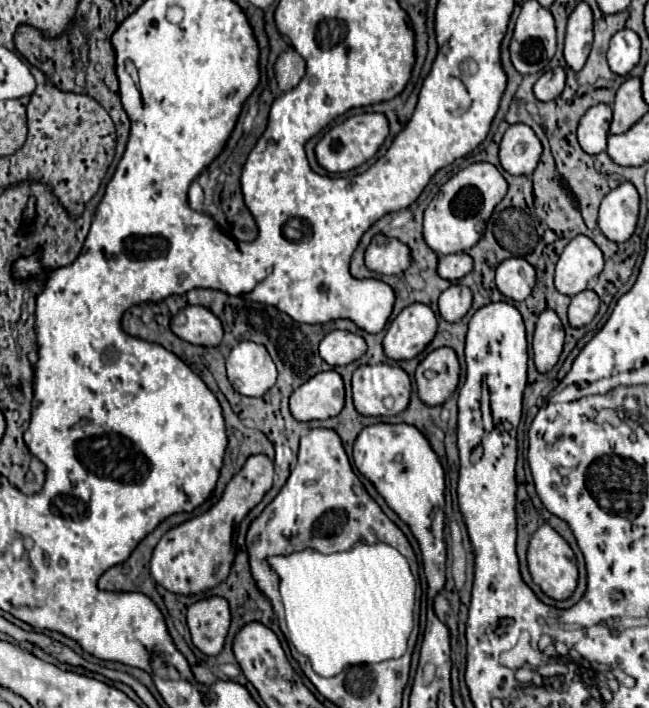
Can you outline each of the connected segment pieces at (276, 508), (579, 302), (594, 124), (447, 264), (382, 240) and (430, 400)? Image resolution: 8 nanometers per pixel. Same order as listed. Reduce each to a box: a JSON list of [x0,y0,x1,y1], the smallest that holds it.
[[246,428,416,614],[568,290,600,328],[578,104,612,154],[436,254,472,280],[364,234,410,274],[416,348,460,406]]

